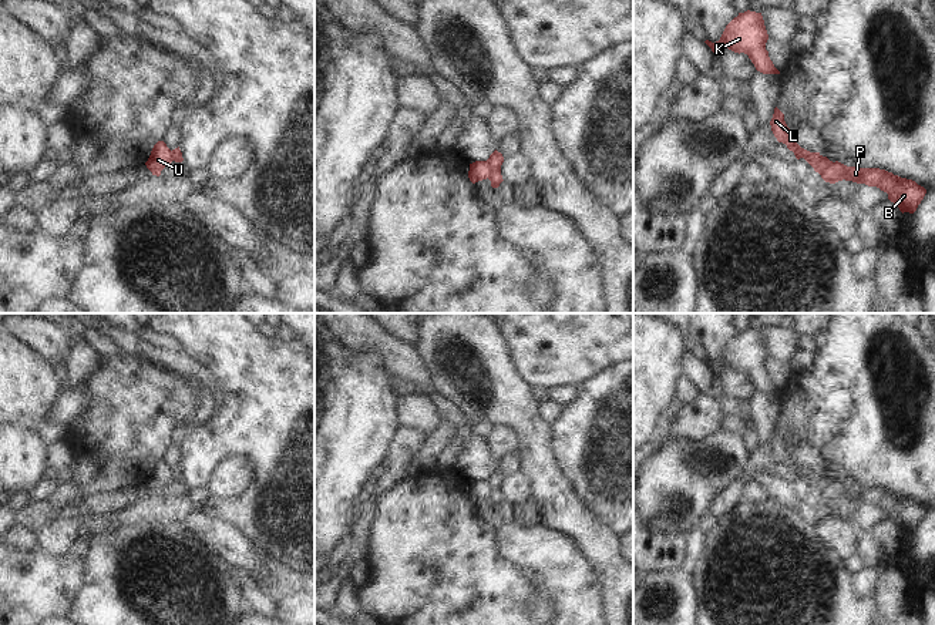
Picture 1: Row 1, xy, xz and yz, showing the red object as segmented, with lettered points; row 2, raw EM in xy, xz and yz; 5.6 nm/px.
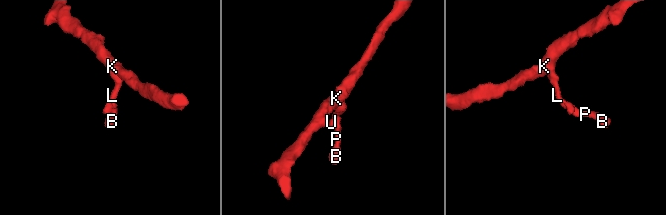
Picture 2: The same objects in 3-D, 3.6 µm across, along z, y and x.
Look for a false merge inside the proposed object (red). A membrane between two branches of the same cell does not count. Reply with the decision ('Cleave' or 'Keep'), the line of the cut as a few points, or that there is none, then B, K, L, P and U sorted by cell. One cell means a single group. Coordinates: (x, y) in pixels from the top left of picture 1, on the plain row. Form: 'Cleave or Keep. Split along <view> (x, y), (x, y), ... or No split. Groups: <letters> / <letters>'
Cleave. Split along xz (486, 480), (488, 497). Groups: B P / K L U.

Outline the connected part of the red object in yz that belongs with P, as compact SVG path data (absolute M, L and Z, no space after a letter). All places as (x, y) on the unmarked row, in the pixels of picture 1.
M786 461L787 467L794 471L796 477L814 477L814 490L821 494L825 501L835 503L838 500L852 500L877 505L888 513L888 518L894 521L899 530L914 532L924 518L926 508L912 498L901 497L879 487L847 485L838 480L833 481L820 471L810 471L797 461Z

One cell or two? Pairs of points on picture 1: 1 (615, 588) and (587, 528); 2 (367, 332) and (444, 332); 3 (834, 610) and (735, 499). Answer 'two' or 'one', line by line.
1: one
2: two
3: two

